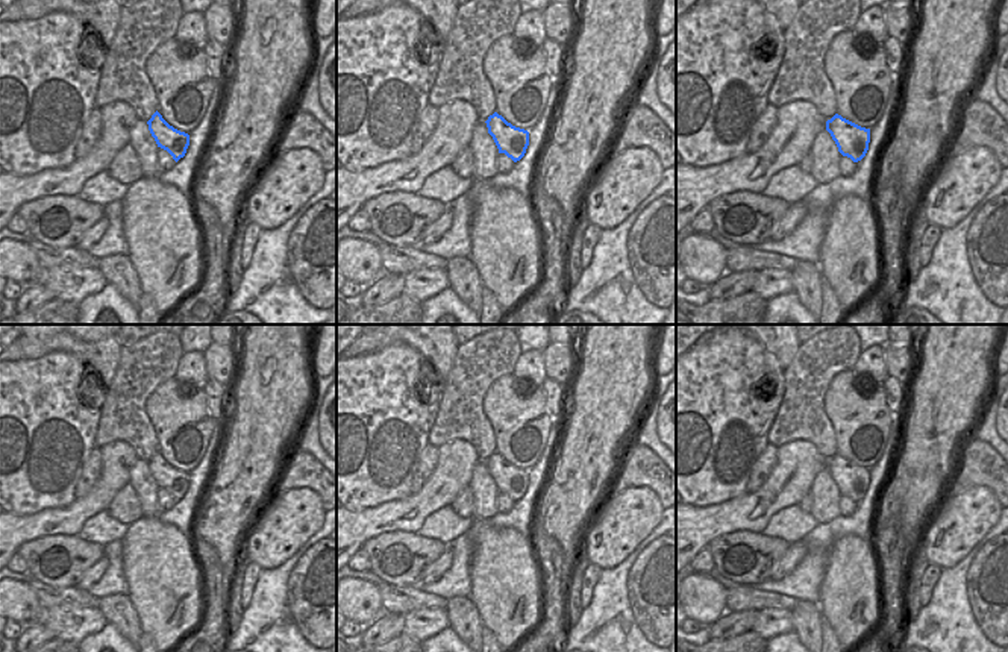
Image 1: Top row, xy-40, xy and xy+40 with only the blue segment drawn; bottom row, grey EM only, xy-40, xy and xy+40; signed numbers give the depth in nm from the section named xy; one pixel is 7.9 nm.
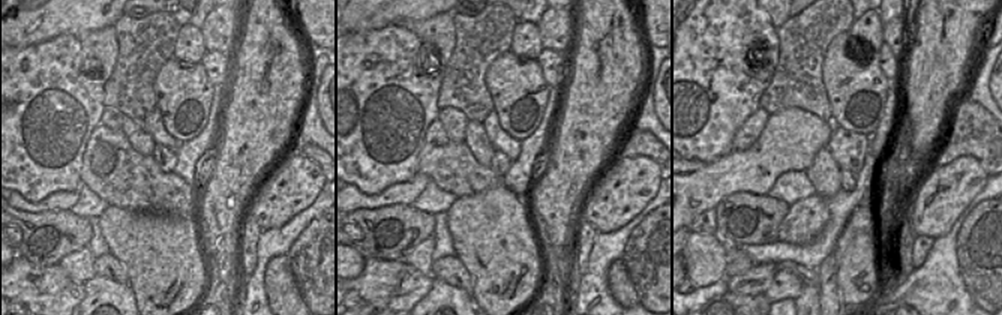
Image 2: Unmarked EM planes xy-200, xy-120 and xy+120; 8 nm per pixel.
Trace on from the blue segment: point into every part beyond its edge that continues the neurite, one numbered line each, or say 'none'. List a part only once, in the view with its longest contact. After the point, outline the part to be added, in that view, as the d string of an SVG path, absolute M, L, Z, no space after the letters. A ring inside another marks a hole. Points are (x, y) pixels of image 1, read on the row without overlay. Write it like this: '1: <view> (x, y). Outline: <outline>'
none.

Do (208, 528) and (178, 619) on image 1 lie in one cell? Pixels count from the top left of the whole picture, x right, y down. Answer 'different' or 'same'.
different

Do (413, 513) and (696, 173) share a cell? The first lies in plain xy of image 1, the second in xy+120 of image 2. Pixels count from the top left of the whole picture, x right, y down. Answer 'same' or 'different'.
same

